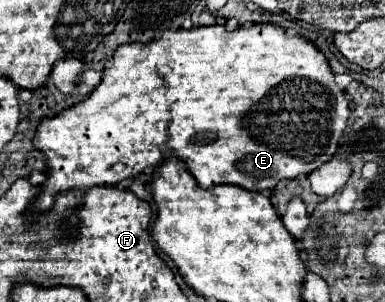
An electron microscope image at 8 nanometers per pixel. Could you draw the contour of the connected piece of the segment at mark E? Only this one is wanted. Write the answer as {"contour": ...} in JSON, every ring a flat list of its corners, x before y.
{"contour":[[254,24,252,28,240,26,232,32,228,32,224,26,200,26,200,28,192,28,192,30,182,30,182,28,180,30,166,30,160,40,154,40,148,44,132,42,132,44,118,46,114,56,110,58,108,66,104,68,102,82,92,90,92,94,88,98,62,110,60,114,56,114,52,118,40,120,40,126,36,130,36,136,34,136,34,146,46,156,46,162,48,162,46,164,46,180,44,180,44,184,40,184,38,196,28,204,24,218,28,218,28,222,36,222,38,216,48,214,56,202,56,196,62,192,68,192,68,190,84,192,92,186,114,186,126,178,132,178,132,174,156,170,160,166,160,162,164,162,168,156,184,160,184,164,188,166,188,170,192,172,192,176,198,180,198,184,202,188,212,188,216,184,236,184,240,188,256,190,256,192,272,190,282,178,292,180,292,178,298,178,302,174,310,174,318,166,326,164,340,144,340,136,346,130,348,118,350,118,350,106,348,106,346,94,336,86,334,72,330,70,326,56,312,42,306,42,302,36,288,38,284,34,284,28,274,26,274,24]]}

